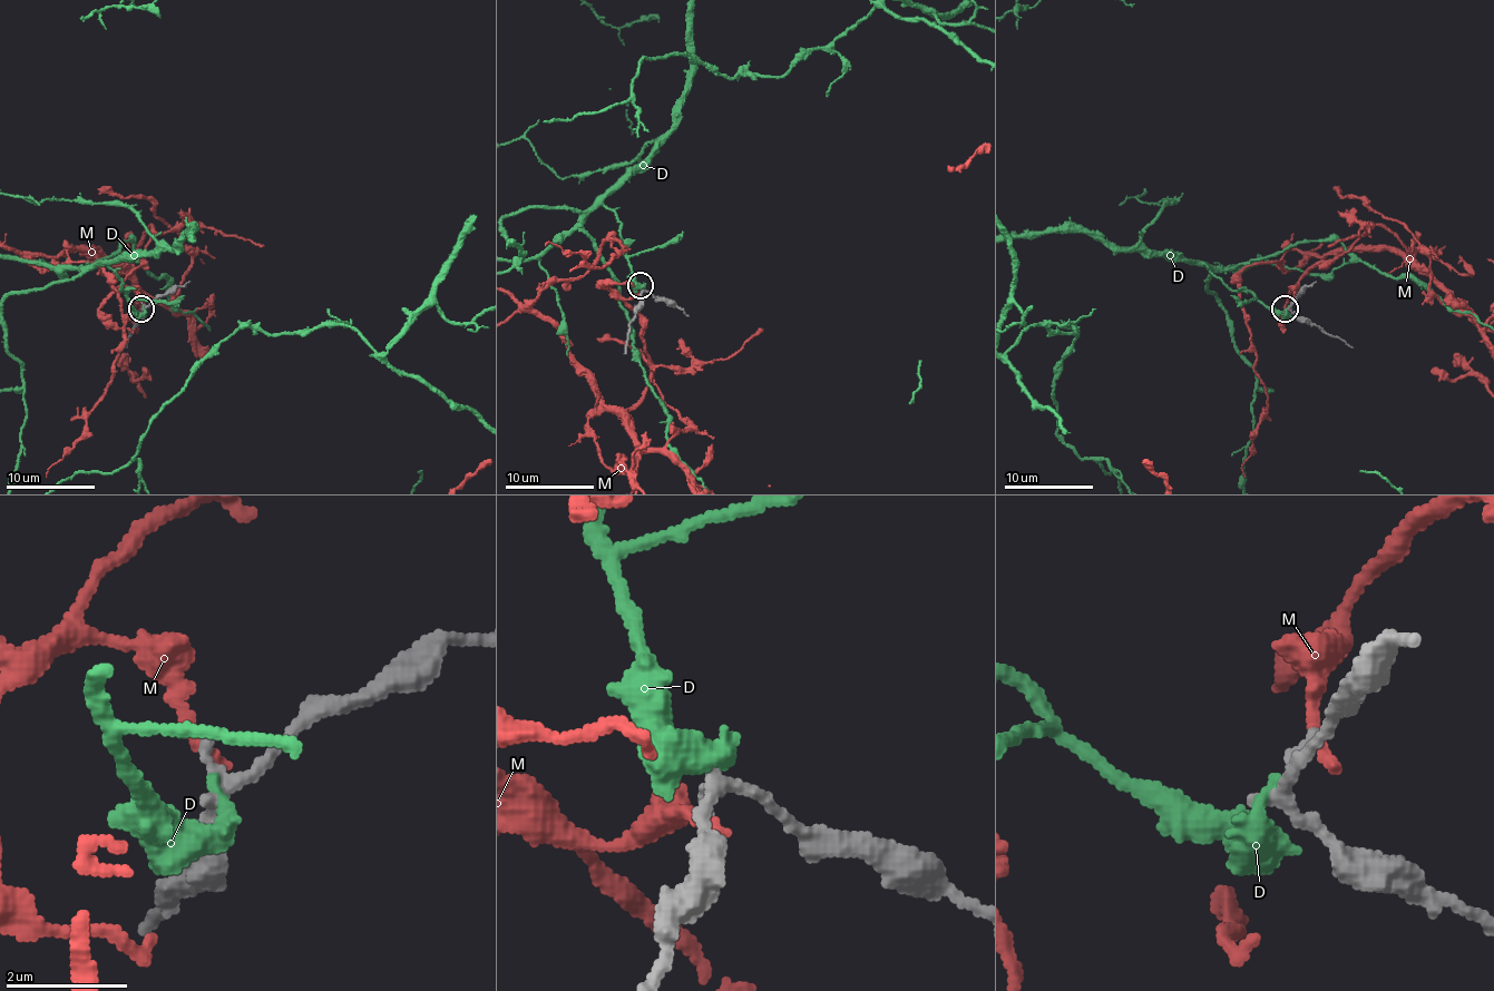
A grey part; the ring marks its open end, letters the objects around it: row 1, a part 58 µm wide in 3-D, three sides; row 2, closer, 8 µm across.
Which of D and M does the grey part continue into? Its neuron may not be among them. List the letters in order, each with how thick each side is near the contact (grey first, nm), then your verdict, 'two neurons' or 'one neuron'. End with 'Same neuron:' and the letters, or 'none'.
D: 180 nm thick on the grey side, 320 nm on the other; two neurons
M: 130 nm thick on the grey side, 240 nm on the other; two neurons
Same neuron: none

